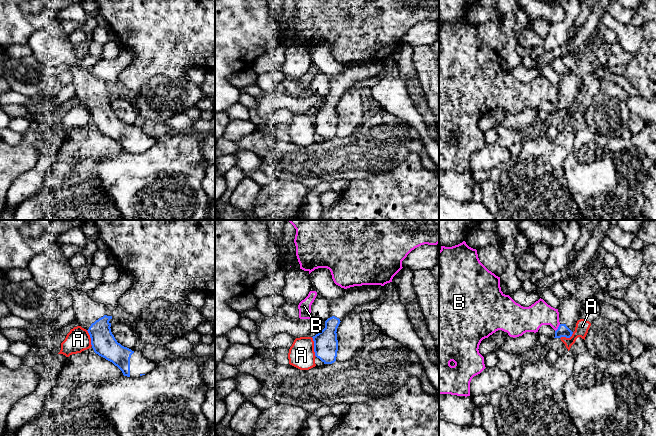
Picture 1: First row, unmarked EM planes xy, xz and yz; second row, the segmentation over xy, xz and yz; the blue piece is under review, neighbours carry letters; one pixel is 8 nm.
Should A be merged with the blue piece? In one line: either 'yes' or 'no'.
no

